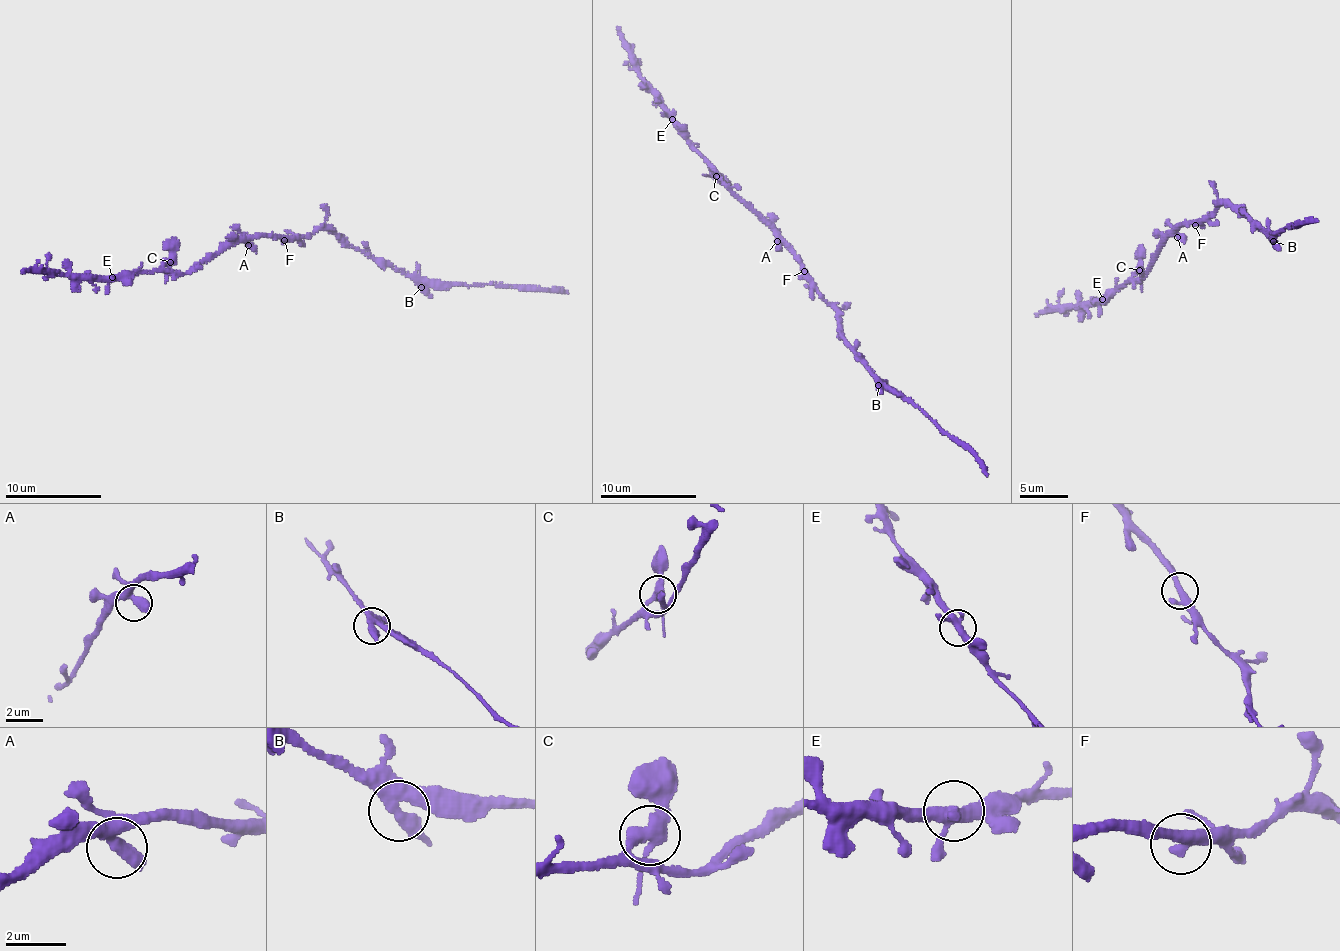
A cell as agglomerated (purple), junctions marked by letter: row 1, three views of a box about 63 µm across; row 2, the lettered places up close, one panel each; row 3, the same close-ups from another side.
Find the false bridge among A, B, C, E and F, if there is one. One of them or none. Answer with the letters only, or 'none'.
C

